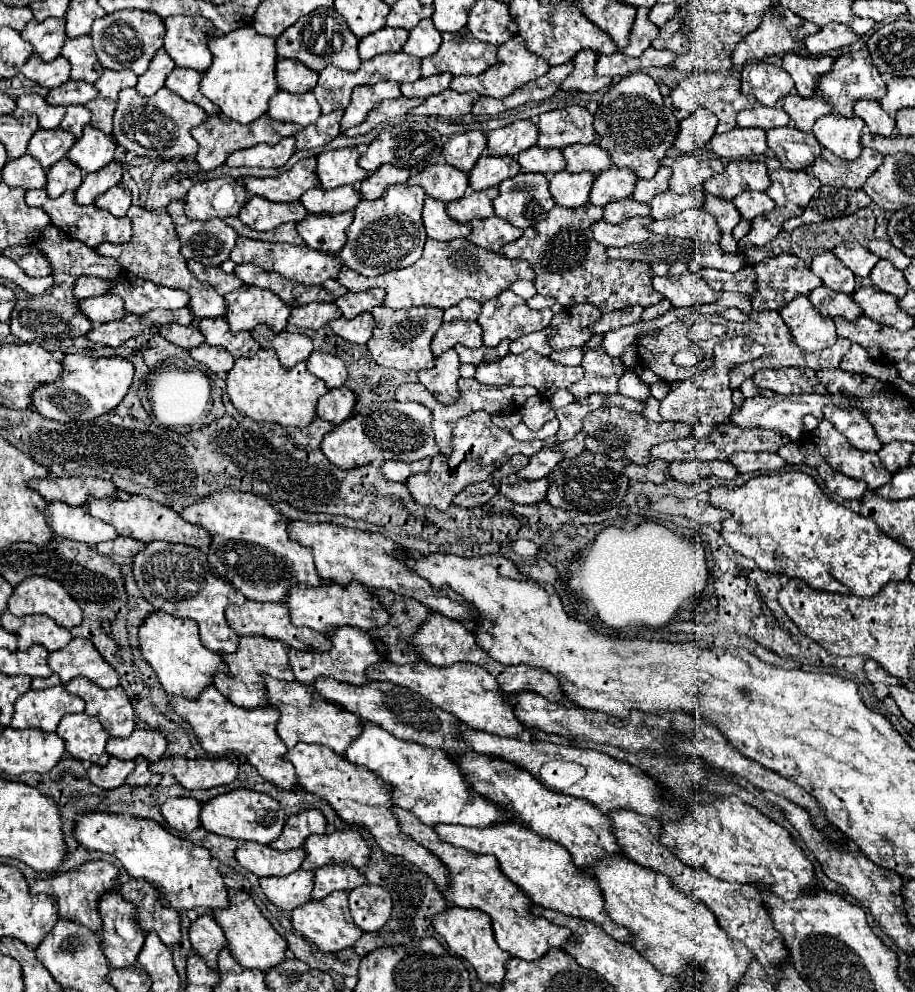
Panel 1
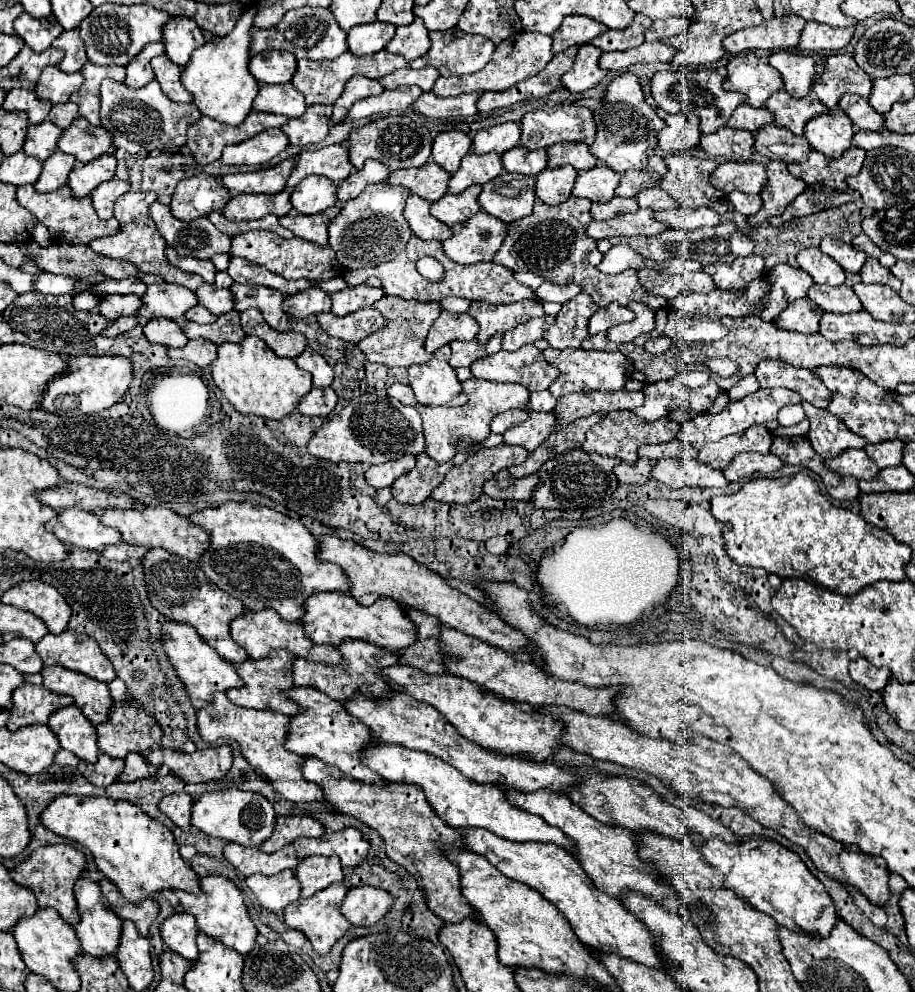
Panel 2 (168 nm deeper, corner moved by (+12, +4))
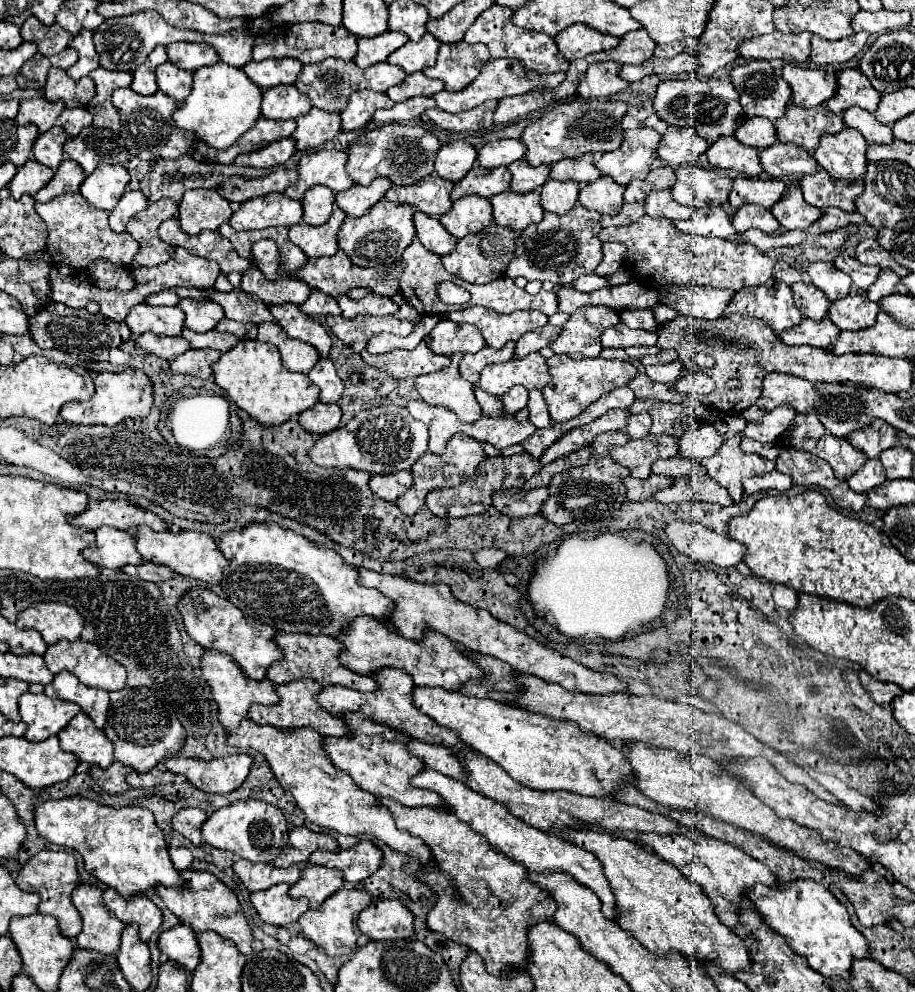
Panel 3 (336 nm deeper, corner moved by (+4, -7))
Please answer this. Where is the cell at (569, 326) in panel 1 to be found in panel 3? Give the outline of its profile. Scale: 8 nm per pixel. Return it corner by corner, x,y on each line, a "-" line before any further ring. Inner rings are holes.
609,306
577,308
549,348
555,354
567,354
571,358
595,358
601,352
601,332
617,322
619,316

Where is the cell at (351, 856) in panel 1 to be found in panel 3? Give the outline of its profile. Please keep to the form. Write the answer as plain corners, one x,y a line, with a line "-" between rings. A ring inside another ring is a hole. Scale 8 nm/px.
361,840
349,850
337,850
337,852
319,850
313,852
309,858
311,864
341,870
343,880
351,884
359,884
365,878
369,878
373,872
377,872
381,868
381,860
383,852
371,840

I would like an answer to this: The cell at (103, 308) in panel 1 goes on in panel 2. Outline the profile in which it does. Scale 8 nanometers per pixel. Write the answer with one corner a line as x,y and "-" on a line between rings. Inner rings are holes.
107,295
99,301
99,315
103,315
109,321
115,321
123,315
135,315
141,307
141,299
137,295

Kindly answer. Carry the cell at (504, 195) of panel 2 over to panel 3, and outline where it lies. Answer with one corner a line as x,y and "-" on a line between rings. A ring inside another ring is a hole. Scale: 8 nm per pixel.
511,190
501,192
491,198
493,204
493,218
499,226
507,226
517,234
523,232
529,224
543,220
541,196
539,192
515,194

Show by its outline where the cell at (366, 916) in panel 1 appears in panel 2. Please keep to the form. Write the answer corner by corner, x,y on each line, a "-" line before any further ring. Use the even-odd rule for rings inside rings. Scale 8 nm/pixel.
349,887
341,913
359,927
375,925
391,907
393,897
379,887

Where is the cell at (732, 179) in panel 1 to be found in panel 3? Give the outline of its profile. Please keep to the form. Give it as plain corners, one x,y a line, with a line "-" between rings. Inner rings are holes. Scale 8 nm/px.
737,176
733,182
733,190
729,194
729,204
739,208
743,204
759,204
771,208
777,200
781,200
789,188
781,180
761,180
761,178
741,178

